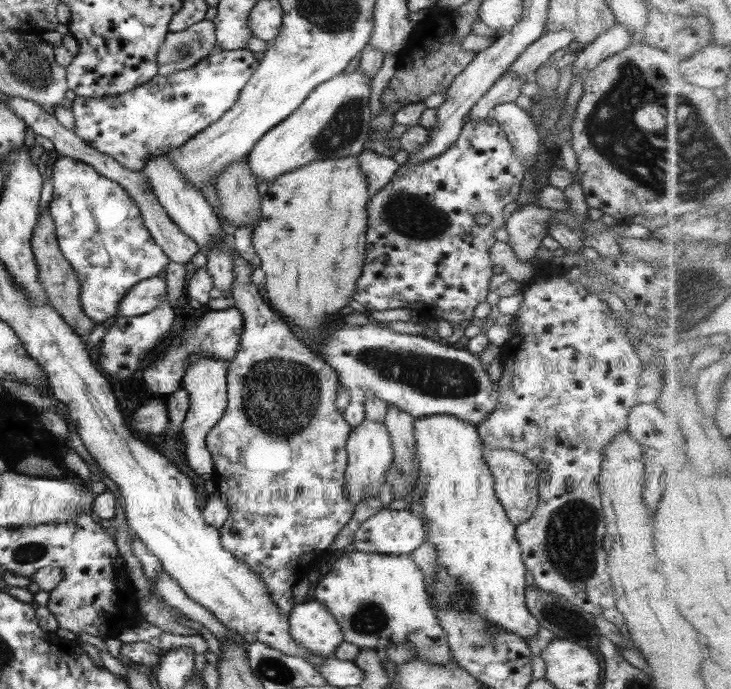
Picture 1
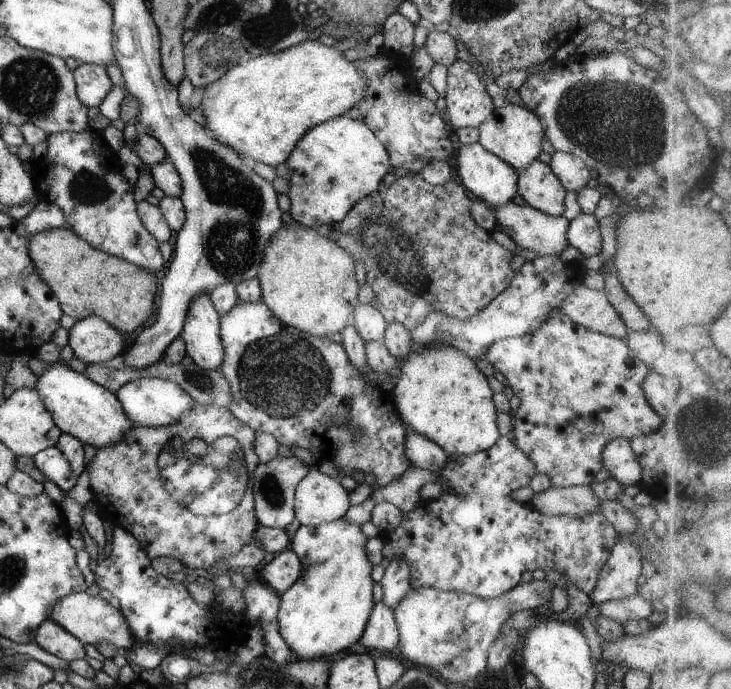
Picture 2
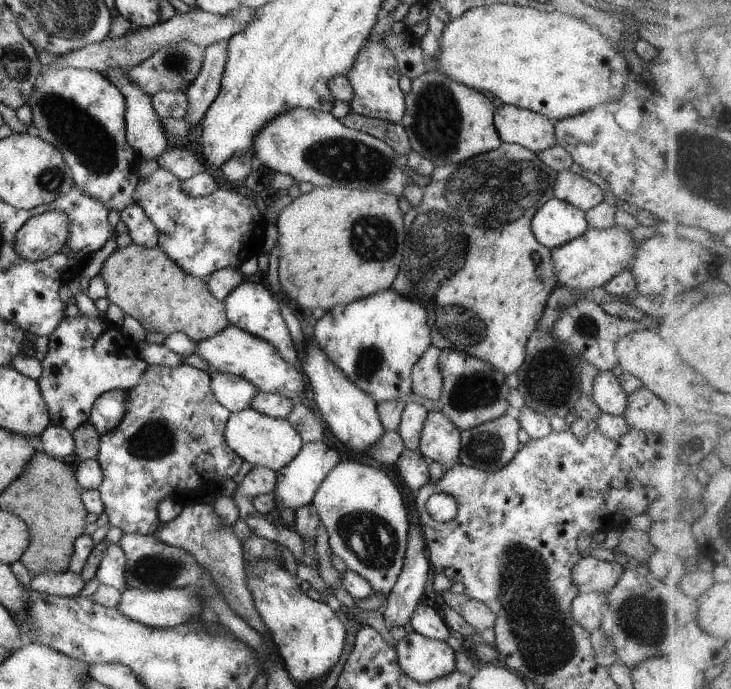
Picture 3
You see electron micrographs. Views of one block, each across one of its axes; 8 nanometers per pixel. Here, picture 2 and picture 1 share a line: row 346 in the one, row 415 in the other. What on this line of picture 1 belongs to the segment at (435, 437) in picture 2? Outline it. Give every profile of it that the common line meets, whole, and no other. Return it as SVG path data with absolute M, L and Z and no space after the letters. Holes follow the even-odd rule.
M440 414L436 416L424 416L416 417L413 424L414 426L414 437L416 445L417 462L419 464L419 489L421 490L421 501L423 502L423 517L426 517L429 522L429 526L426 530L426 542L434 544L438 553L438 568L440 571L438 575L435 574L429 582L426 582L430 597L435 600L435 608L438 609L472 609L476 611L483 619L486 619L491 625L496 625L505 628L508 632L516 633L521 636L526 642L529 643L530 638L536 634L541 628L538 624L537 618L528 610L525 603L525 587L527 568L524 564L522 550L520 544L516 540L515 536L515 524L508 518L505 508L500 504L500 501L496 498L494 490L494 478L492 478L492 472L488 468L488 464L484 462L483 456L483 443L478 436L477 426L470 424L456 416L450 416L450 414Z

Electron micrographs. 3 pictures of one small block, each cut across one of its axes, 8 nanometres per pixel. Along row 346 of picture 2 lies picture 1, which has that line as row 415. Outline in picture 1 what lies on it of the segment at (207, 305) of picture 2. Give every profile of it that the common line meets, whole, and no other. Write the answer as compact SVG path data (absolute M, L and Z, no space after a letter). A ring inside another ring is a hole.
M192 355L181 380L181 387L190 395L190 406L182 425L177 429L184 435L186 460L196 474L208 475L216 472L205 439L227 408L227 363L228 361L214 357L200 358Z

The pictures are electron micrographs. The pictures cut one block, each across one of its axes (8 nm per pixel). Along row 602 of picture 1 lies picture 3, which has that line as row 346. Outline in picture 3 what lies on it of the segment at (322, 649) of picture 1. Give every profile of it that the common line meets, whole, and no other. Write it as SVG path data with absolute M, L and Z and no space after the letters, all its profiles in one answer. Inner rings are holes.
M316 339L304 340L301 349L297 351L297 359L301 371L312 387L314 402L321 412L322 419L328 424L328 430L360 454L373 447L385 431L377 413L376 401L337 369Z

